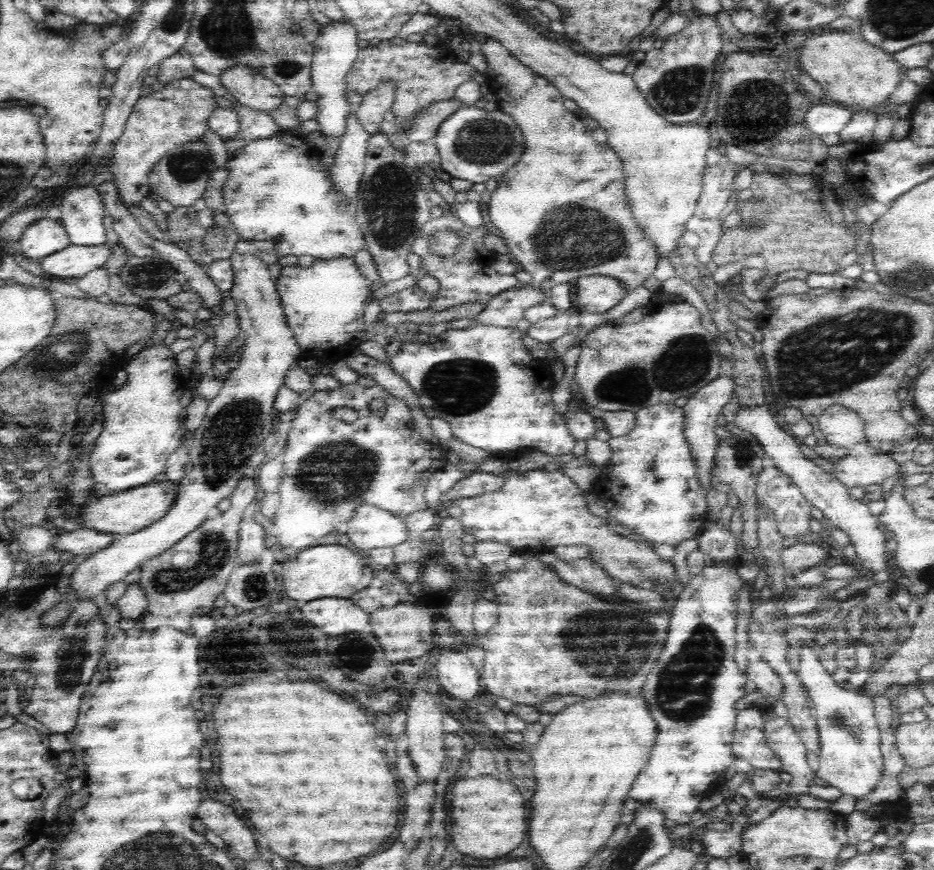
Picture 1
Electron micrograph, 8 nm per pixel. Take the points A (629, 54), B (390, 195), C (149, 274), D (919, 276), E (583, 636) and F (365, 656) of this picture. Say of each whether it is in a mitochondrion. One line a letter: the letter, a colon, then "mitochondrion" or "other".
A: other
B: mitochondrion
C: mitochondrion
D: mitochondrion
E: mitochondrion
F: mitochondrion

